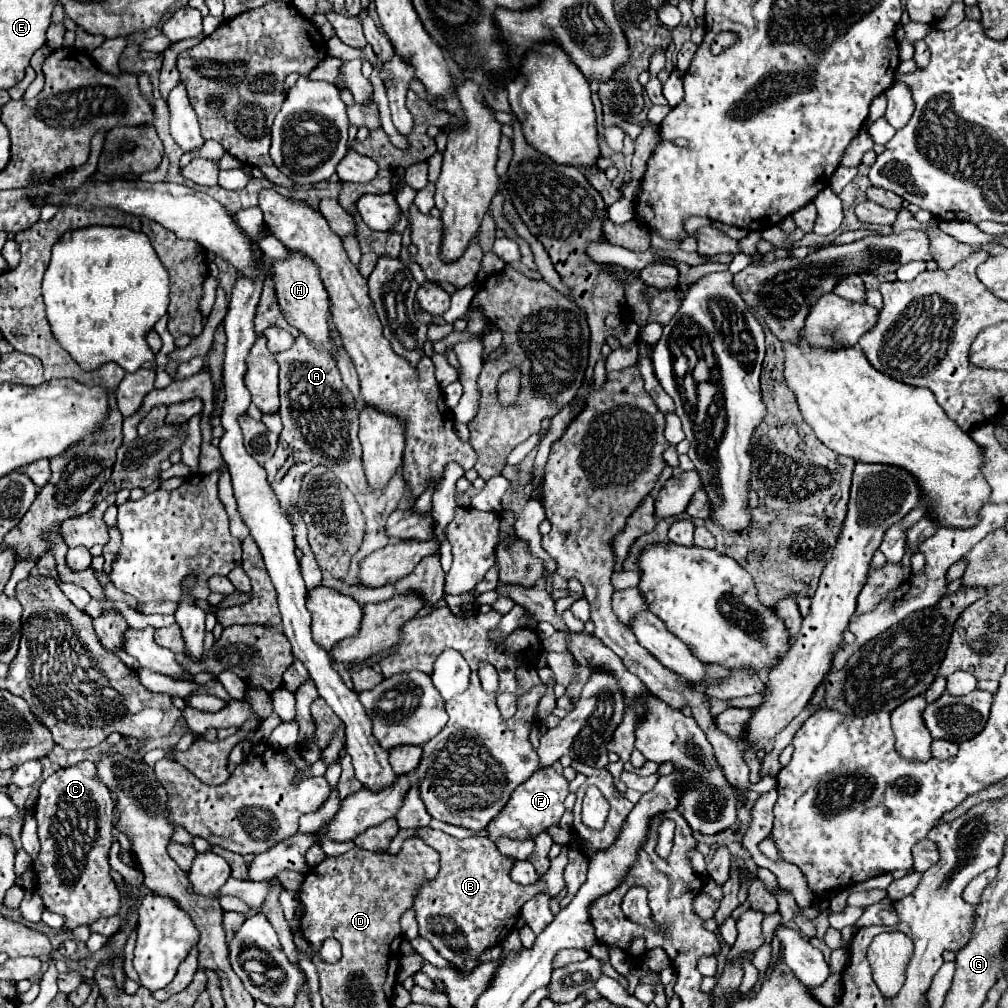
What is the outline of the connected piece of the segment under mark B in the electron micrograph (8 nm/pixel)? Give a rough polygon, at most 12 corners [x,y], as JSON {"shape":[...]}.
{"shape":[[417,836],[441,856],[413,910],[459,972],[501,944],[527,900],[563,890],[567,852],[535,884],[487,838]]}

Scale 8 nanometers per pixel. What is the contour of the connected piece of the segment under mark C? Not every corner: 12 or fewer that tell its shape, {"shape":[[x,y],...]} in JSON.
{"shape":[[85,760],[39,786],[35,890],[71,930],[115,916],[115,802]]}

